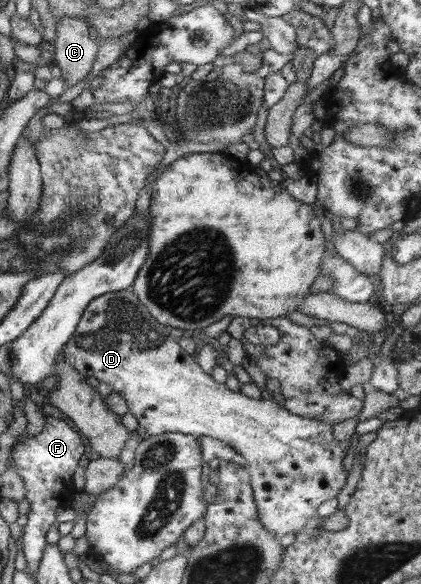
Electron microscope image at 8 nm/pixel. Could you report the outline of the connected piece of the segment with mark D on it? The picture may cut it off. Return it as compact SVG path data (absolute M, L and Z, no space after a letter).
M132 287L121 291L107 292L106 294L101 294L98 298L94 298L86 307L74 336L70 338L64 346L64 359L66 359L65 361L74 370L81 372L83 376L96 378L98 382L108 384L108 386L112 388L112 393L119 394L121 398L126 401L128 412L136 417L136 420L139 422L139 427L146 430L147 436L164 434L166 432L196 435L197 437L209 436L217 438L218 440L223 440L226 444L235 448L244 460L246 460L246 464L244 464L243 467L252 474L251 485L253 486L253 497L258 509L259 521L262 523L262 526L264 526L268 532L273 532L278 539L281 539L289 532L296 534L299 530L305 528L307 524L315 520L318 516L316 510L318 510L318 506L320 506L322 502L336 497L340 490L344 488L347 476L342 465L342 459L345 456L344 447L346 443L335 440L330 425L326 424L324 421L316 421L316 419L311 419L310 417L301 417L292 414L289 410L286 410L281 403L278 403L274 399L252 399L246 397L243 393L240 393L240 391L232 391L228 389L225 384L214 381L211 375L206 373L200 365L198 365L197 360L192 355L188 354L188 352L185 352L177 344L176 340L170 336L170 331L172 329L172 327L160 324L150 314L150 311L140 302L138 295L134 294Z

